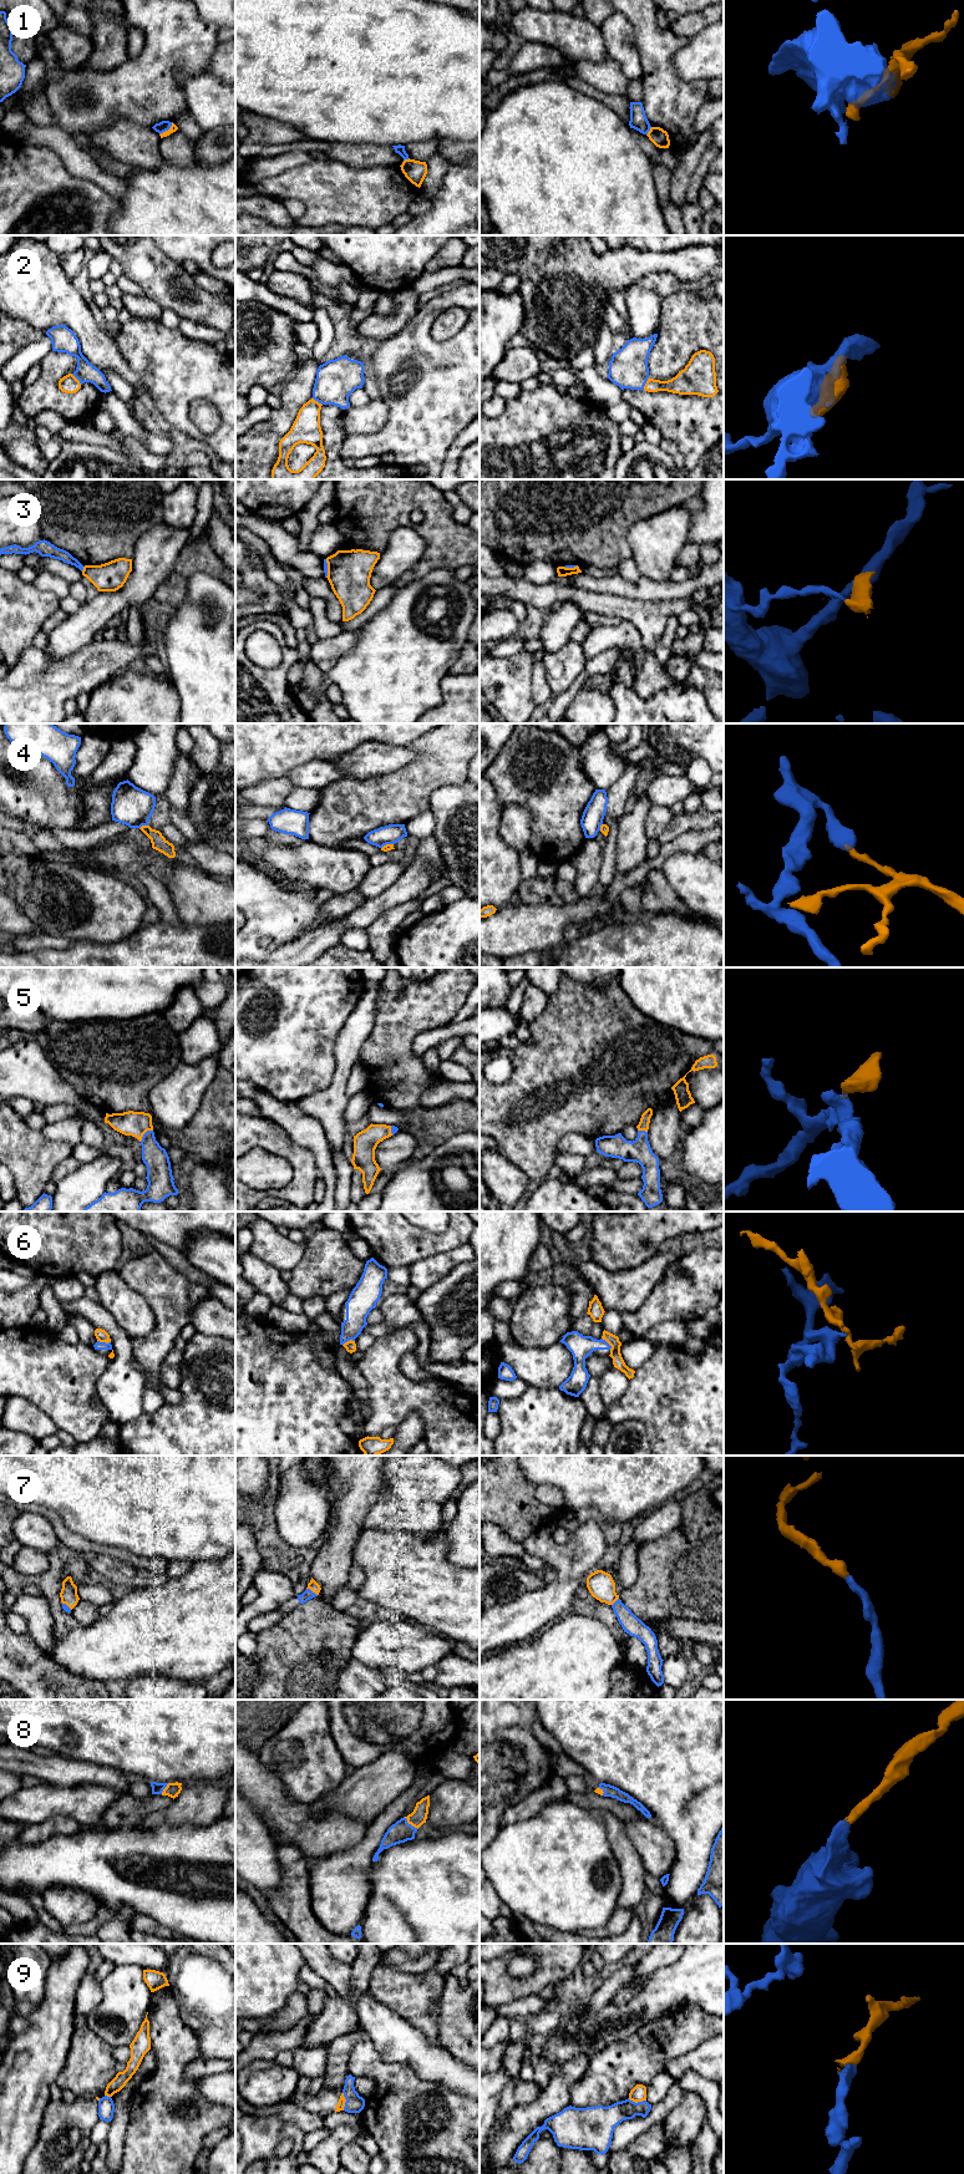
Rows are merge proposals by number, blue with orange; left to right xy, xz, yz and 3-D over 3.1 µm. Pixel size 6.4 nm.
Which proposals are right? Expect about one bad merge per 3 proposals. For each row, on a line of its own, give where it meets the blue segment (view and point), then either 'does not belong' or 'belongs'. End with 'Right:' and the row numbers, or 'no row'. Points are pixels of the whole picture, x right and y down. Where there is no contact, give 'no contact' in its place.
1: contact xy (167, 130); does not belong
2: contact yz (645, 382); belongs
3: contact xy (82, 569); does not belong
4: contact xy (143, 824); does not belong
5: contact xy (145, 1133); belongs
6: contact xy (103, 1342); does not belong
7: contact xz (310, 1590); belongs
8: contact xz (410, 1824); belongs
9: contact xz (346, 2101); does not belong
Right: 2, 5, 7, 8

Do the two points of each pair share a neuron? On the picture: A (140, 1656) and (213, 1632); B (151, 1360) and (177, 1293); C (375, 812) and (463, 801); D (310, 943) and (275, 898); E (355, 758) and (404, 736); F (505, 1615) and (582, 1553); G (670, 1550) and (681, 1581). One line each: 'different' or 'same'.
A: same
B: same
C: different
D: different
E: different
F: same
G: same

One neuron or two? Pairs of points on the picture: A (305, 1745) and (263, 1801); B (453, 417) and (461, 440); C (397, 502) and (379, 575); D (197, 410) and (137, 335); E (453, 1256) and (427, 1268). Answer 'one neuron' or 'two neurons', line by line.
A: two neurons
B: two neurons
C: two neurons
D: two neurons
E: one neuron

